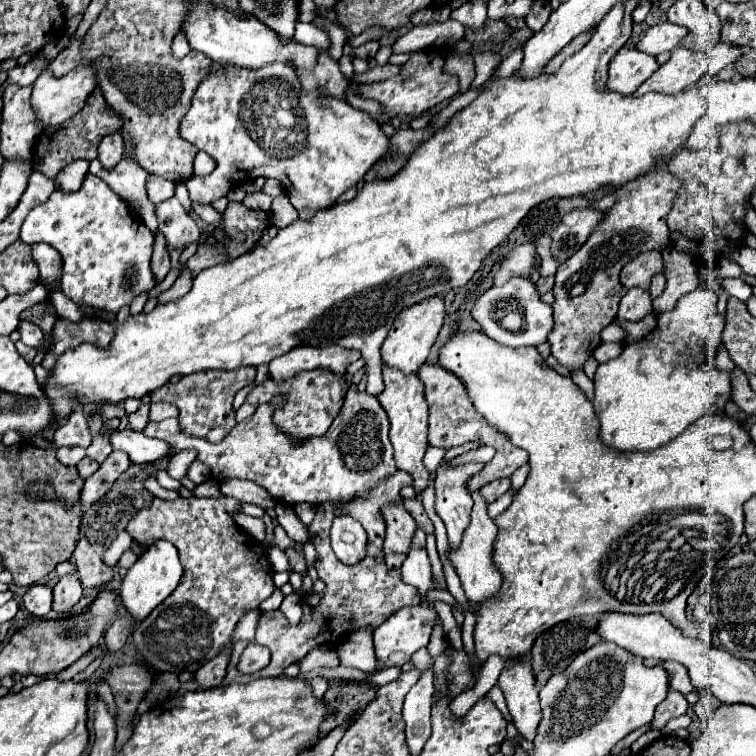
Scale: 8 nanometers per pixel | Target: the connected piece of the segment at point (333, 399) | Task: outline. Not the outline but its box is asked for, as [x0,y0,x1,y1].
[246,369,350,443]

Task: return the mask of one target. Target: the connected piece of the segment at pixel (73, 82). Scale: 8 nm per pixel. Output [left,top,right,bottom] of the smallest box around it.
[32,65,96,127]

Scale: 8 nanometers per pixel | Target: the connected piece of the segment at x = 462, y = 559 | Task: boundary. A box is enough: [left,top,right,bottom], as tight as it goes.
[448,489,502,603]

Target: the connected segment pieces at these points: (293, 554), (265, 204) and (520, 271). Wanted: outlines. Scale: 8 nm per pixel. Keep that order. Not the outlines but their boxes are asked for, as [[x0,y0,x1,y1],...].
[[284,547,308,575],[244,191,272,211],[494,243,536,285]]

